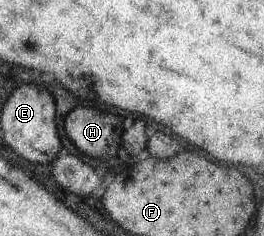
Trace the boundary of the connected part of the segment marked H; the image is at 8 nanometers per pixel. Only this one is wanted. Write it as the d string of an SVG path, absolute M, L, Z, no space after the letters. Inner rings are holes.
M78 104L71 109L63 117L64 133L66 137L75 145L78 151L90 155L90 157L98 157L98 159L110 159L116 153L124 155L124 151L134 157L138 155L140 149L144 149L146 143L146 135L144 135L144 123L140 119L136 119L130 127L123 129L120 127L120 117L112 115L112 113L104 113L100 109L92 109L92 107L84 107Z

